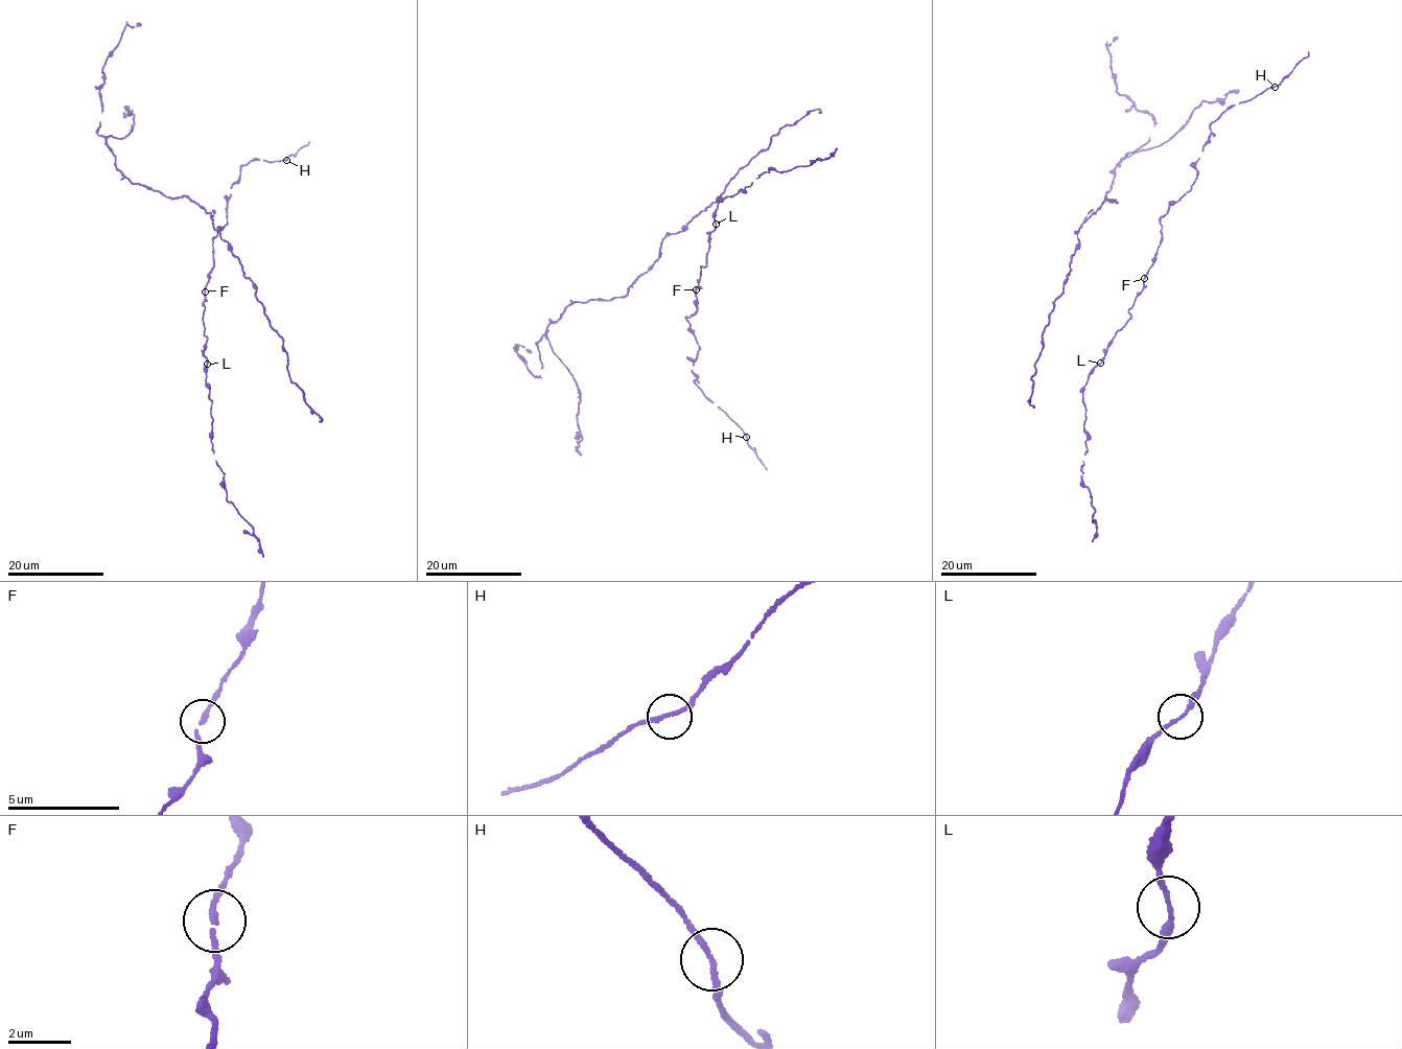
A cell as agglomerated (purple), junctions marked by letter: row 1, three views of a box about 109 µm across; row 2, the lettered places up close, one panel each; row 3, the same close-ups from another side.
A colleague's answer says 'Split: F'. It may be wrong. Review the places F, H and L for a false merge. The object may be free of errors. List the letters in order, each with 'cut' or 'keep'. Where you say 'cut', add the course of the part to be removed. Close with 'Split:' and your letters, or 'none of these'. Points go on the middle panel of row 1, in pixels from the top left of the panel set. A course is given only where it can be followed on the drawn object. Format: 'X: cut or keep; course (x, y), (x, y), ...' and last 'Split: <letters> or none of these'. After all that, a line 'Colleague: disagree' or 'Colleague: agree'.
F: keep
H: keep
L: keep
Split: none of these
Colleague: disagree

